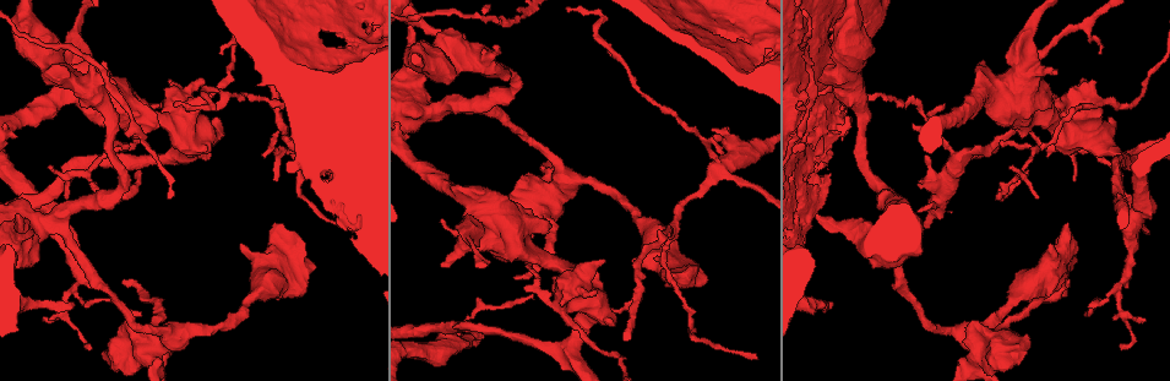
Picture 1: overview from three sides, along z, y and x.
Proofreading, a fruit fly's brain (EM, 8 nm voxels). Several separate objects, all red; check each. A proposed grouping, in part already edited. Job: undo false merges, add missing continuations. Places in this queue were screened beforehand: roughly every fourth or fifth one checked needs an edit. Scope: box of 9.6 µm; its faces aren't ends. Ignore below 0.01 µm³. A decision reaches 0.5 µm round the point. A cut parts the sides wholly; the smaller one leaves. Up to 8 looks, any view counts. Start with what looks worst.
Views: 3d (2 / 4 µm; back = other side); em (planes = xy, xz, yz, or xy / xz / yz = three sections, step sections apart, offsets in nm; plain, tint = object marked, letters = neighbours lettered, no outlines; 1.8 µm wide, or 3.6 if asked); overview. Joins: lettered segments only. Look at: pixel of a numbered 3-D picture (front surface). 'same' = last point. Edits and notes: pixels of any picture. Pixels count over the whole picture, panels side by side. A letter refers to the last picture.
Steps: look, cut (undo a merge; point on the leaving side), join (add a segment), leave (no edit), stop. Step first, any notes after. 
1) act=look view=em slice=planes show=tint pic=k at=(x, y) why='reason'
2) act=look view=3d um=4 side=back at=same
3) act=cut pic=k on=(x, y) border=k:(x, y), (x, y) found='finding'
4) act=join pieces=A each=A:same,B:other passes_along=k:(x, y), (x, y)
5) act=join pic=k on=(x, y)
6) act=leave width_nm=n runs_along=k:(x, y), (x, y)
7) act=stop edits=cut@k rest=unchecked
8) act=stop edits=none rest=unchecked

act=look view=em slice=planes show=letters pic=1 at=(1136, 204) why='four or more arms meet'

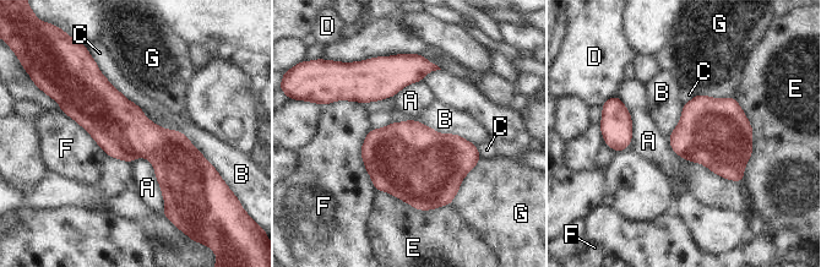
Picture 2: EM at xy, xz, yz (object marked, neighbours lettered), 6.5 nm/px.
act=leave each=A:other,B:other,C:other,D:other,E:other,F:other,G:other border=2:(140, 108), (215, 167) found='continuous, no second neuron'

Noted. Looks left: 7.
act=look view=3d um=4 pic=1 at=(73, 306) why='branch stops here'

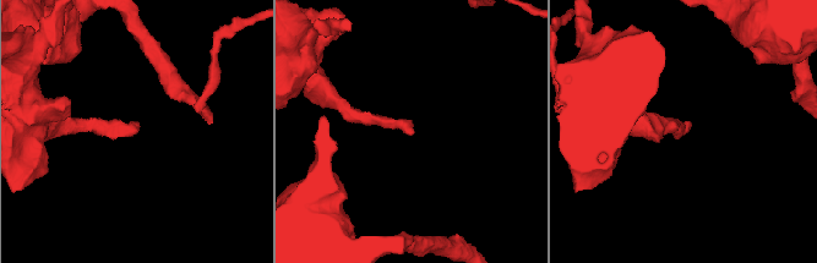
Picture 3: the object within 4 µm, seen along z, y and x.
act=look view=em um=3.6 slice=yz step=4 show=letters pic=3 at=(136, 125)

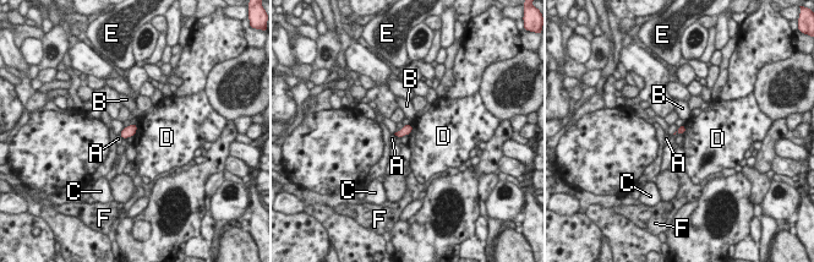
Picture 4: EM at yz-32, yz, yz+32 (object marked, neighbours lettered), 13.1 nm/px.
act=look view=em um=3.6 slice=planes show=letters at=same why='another direction'

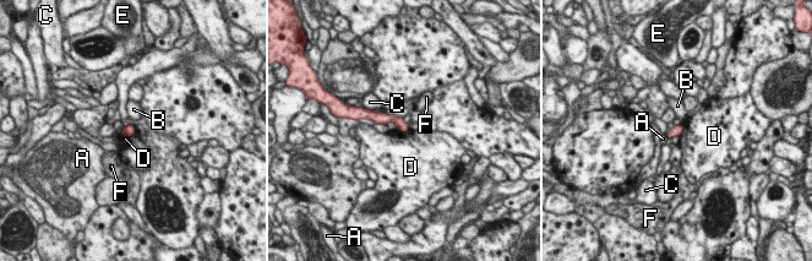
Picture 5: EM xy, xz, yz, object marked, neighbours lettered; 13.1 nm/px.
act=leave each=A:other,B:other,C:other,D:other,E:other,F:other found='no lettered segment goes on from it'

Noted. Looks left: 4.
act=look view=em um=3.6 slice=planes show=letters pic=1 at=(280, 240) why='thick turns thin'

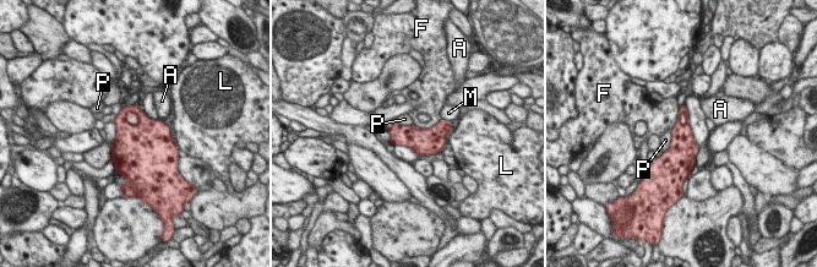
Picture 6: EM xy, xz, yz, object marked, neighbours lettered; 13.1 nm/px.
act=leave width_nm=320 each=A:other,F:other,L:other,M:other,P:other border=6:(671, 131), (670, 146), (663, 153) found='all the same neuron'

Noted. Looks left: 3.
act=look view=em slice=planes show=letters pic=1 at=(441, 219) why='tapers out'

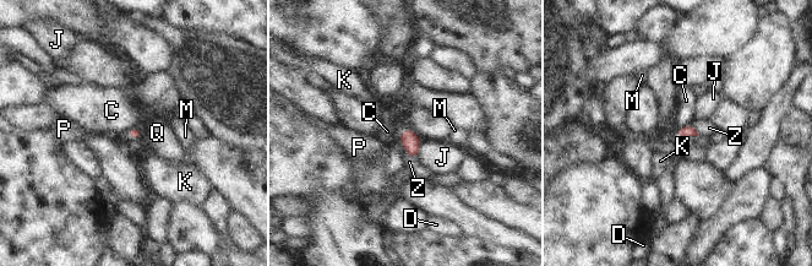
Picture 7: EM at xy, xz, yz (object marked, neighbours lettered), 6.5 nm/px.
act=leave each=C:other,D:other,J:other,K:other,M:other,P:other,Q:other,Z:other border=7:(139, 126), (130, 128), (125, 135) found='no lettered segment goes on from it'

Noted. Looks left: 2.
act=stop edits=none rest=unchecked

